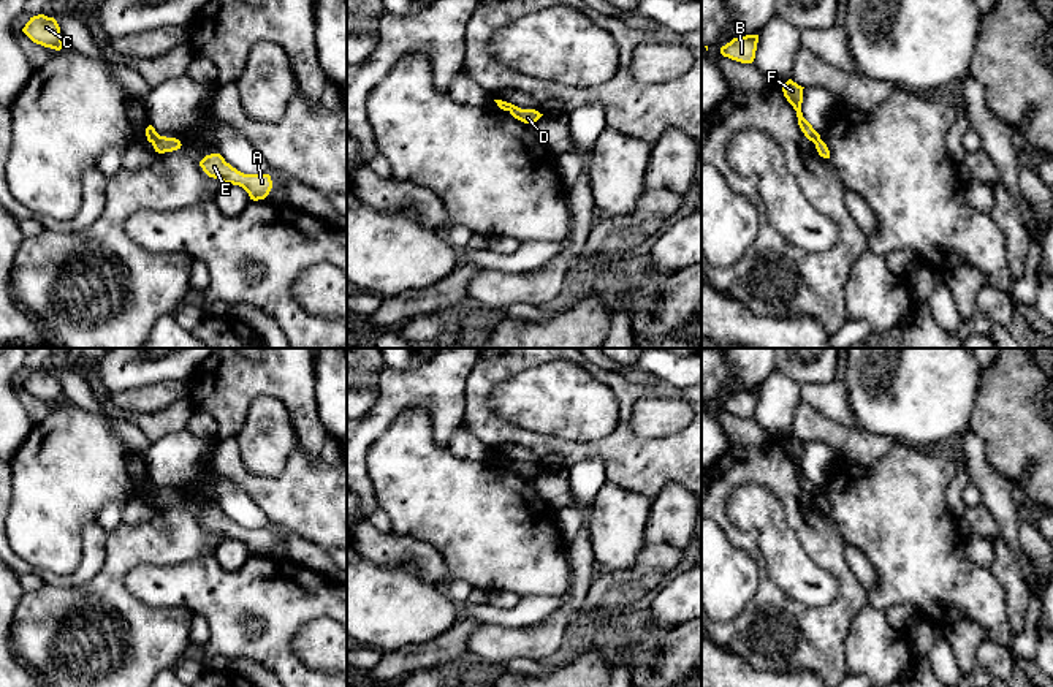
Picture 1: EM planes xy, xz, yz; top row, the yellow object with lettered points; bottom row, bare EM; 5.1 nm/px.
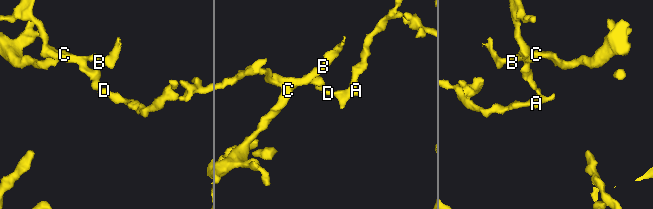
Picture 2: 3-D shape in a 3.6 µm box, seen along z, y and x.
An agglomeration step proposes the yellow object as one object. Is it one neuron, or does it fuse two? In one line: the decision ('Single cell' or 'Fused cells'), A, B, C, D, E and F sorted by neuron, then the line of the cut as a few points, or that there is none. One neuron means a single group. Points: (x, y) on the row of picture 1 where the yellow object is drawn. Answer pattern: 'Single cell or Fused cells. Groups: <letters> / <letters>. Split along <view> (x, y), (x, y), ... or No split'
Fused cells. Groups: A D E / B C F. Split along xy (162, 136), (152, 144)

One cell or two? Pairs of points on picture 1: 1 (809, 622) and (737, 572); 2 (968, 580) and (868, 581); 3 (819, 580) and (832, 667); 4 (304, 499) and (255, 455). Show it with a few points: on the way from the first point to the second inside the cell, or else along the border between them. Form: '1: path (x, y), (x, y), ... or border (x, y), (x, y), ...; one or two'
1: border (745, 550), (757, 569), (757, 588), (735, 616); two
2: border (859, 550), (878, 576), (878, 583), (868, 592); two
3: border (838, 581), (825, 605), (805, 605), (789, 594); two
4: border (295, 445), (277, 475), (254, 475), (243, 463); two

